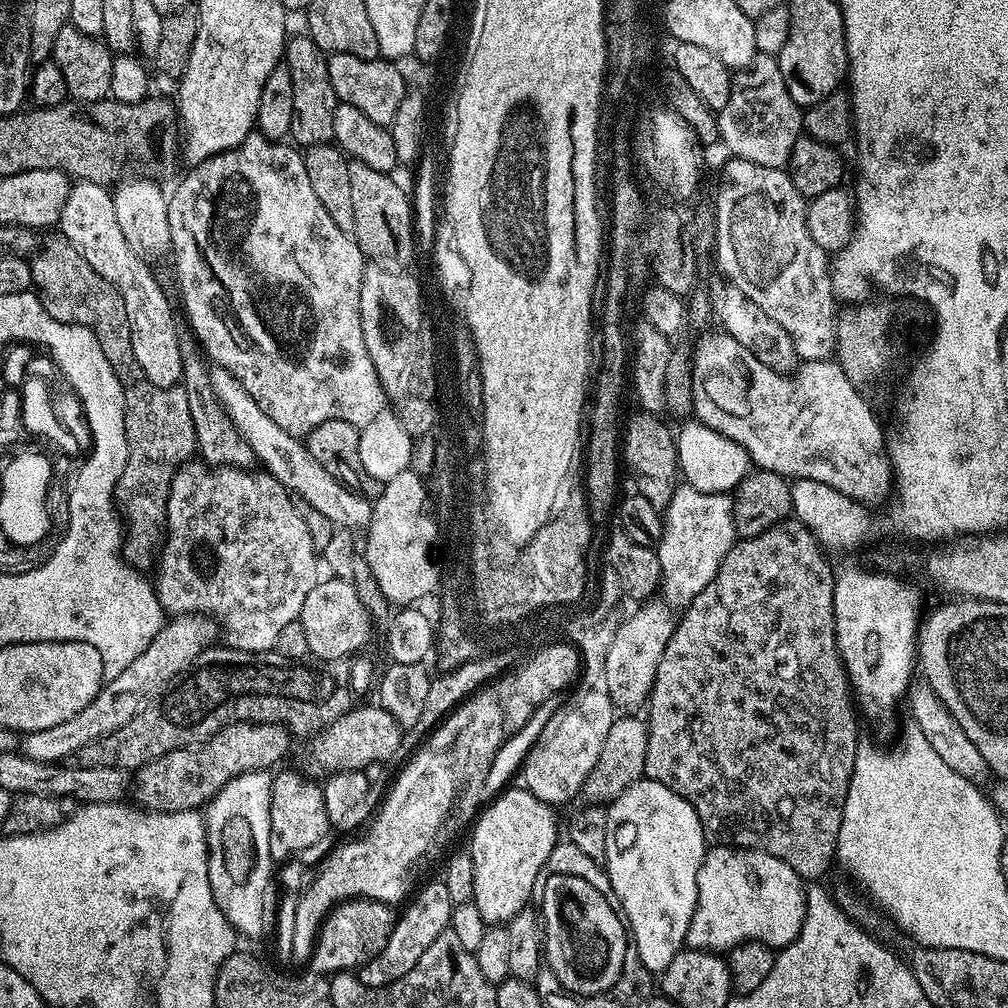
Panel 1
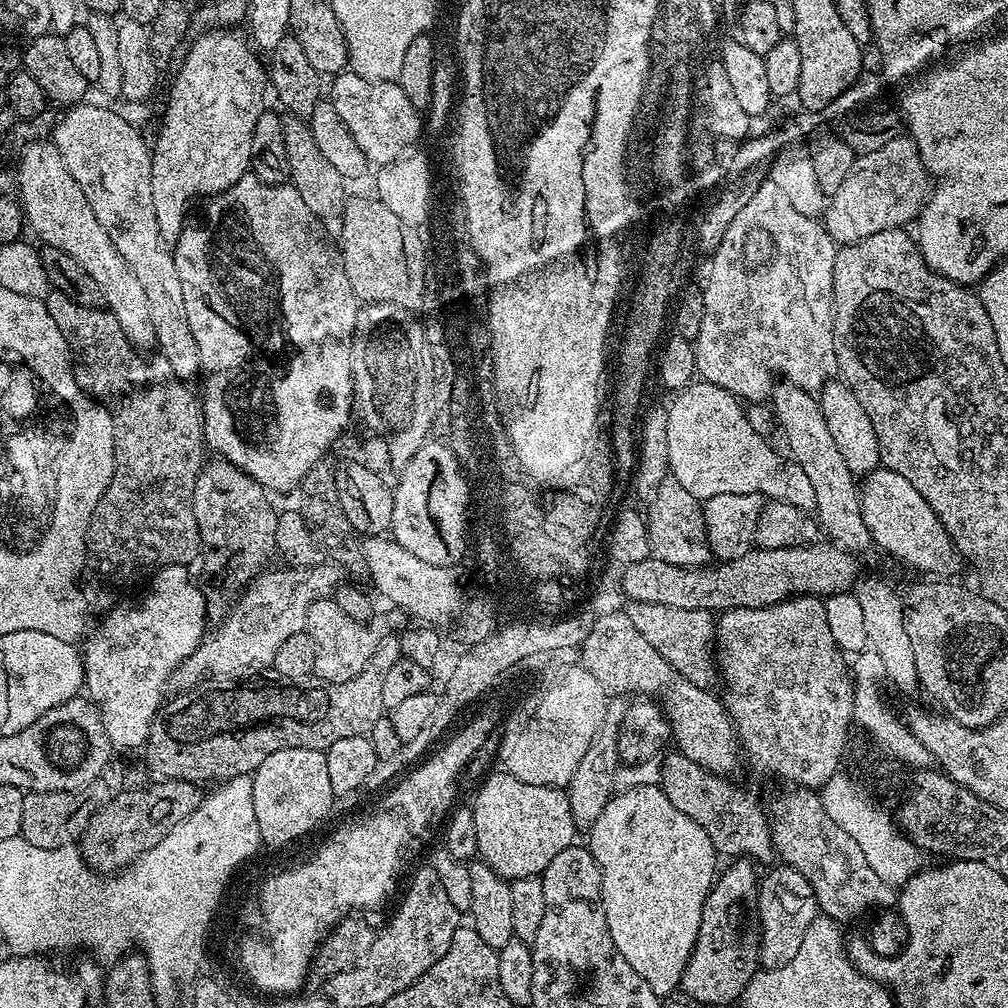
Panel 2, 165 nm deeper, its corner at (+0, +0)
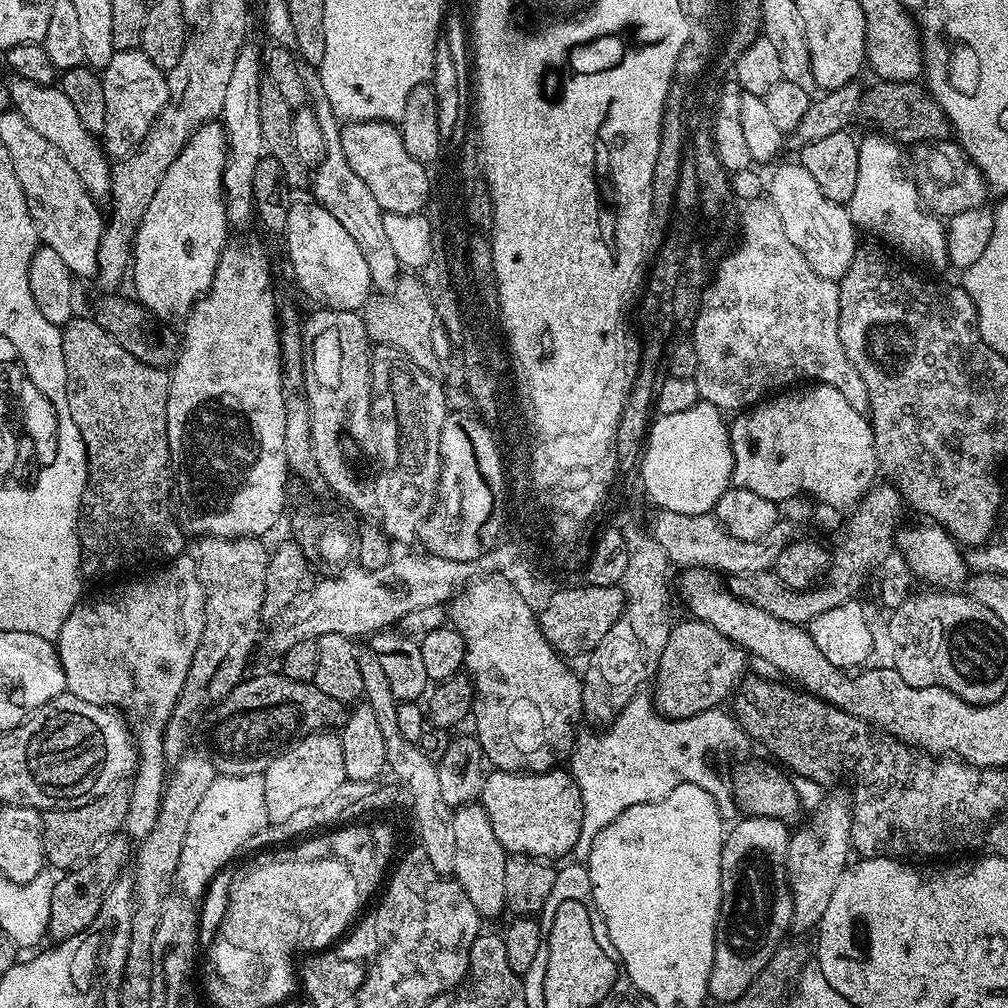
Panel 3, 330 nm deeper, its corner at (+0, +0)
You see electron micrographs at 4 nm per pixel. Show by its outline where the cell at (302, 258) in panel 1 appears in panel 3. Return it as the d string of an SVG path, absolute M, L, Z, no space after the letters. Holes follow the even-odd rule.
M244 244L241 248L232 248L233 246L225 247L224 251L220 253L220 261L216 267L214 274L214 282L212 287L208 289L196 305L193 306L192 311L188 313L186 319L183 321L182 327L182 347L180 355L170 372L170 394L166 402L166 438L168 439L168 449L170 450L170 462L172 463L172 491L170 493L170 504L174 509L176 522L180 526L181 532L187 534L189 537L195 538L264 538L267 537L267 532L275 526L280 520L280 515L284 512L284 495L287 494L288 478L290 479L290 471L288 469L288 462L286 456L286 406L283 400L283 374L281 372L280 360L280 326L277 321L278 297L272 293L272 268L268 265L268 256L256 244Z

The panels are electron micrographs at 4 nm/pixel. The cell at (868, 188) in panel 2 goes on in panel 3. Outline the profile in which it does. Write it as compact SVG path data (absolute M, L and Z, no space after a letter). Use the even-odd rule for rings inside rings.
M945 138L920 142L913 148L916 149L910 152L910 164L914 169L916 189L920 192L920 200L924 207L932 215L951 218L975 208L985 207L984 199L990 196L988 184L984 180L982 170L966 155L959 143Z

